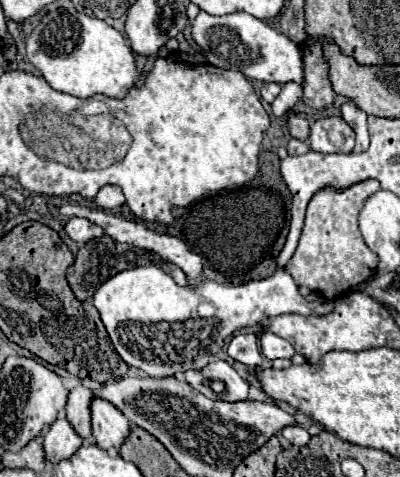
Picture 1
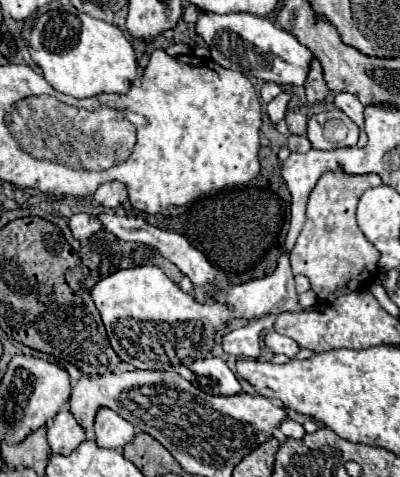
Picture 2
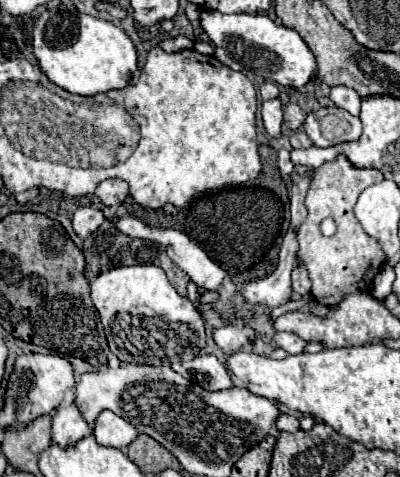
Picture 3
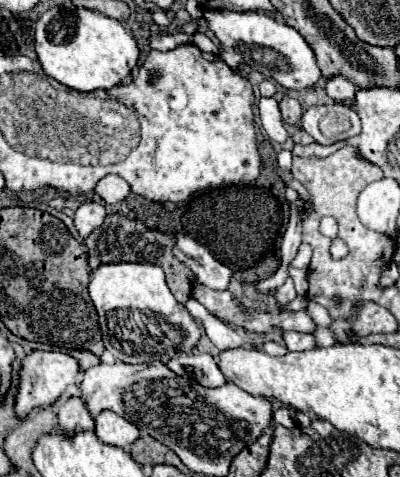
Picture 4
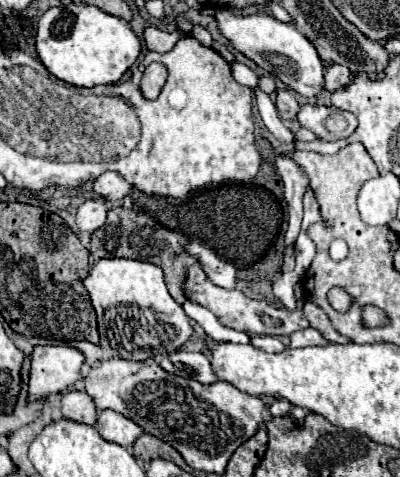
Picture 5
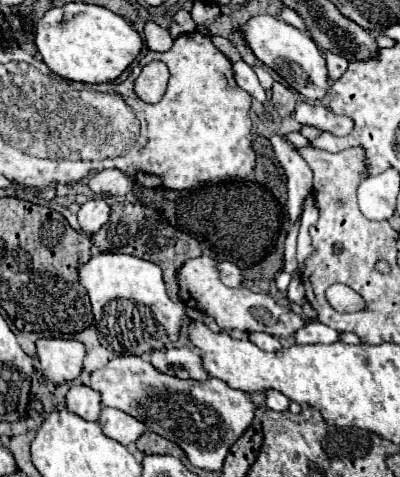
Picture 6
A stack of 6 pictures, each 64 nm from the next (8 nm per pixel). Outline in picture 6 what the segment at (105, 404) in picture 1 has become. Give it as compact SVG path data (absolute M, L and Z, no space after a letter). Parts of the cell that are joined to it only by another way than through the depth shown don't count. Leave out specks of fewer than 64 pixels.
M102 408L102 414L100 414L100 426L102 426L102 432L120 442L122 446L128 446L130 442L136 442L144 432L144 424L140 424L138 420L134 420L132 416L116 410L116 408Z

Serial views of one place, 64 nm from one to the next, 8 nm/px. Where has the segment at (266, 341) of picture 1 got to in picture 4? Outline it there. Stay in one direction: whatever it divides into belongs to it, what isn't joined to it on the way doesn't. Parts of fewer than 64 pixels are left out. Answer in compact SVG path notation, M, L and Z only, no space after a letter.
M284 332L282 334L284 344L290 352L302 352L308 348L314 348L314 336L312 334L300 334L300 332Z

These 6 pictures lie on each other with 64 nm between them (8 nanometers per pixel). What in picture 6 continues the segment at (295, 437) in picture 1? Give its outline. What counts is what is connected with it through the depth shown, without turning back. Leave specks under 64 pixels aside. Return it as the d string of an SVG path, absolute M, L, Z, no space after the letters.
M266 392L266 408L268 410L274 410L274 412L284 412L288 410L290 406L290 400L280 394L280 392Z

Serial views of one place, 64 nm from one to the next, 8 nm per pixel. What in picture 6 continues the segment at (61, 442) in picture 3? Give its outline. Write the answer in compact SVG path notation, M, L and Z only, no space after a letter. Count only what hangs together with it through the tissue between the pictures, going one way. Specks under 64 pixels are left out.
M72 384L70 390L66 392L66 408L68 412L96 422L100 416L100 396L96 396L96 392L92 392L92 388L82 386L82 384Z

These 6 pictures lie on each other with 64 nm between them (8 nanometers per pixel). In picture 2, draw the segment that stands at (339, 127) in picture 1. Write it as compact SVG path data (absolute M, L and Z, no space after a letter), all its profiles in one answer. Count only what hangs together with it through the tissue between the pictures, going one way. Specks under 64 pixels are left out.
M340 110L322 112L308 120L308 140L316 150L350 148L358 142L358 128Z

